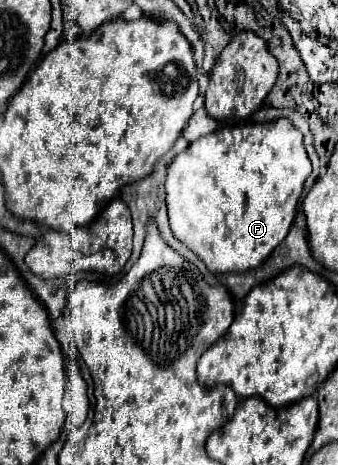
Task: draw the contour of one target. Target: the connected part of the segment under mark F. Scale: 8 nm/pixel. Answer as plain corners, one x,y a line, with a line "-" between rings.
289,118
273,122
245,124
235,128
219,128
209,136
201,136
179,152
167,168
167,212
173,236
185,244
207,266
209,272
247,272
261,266
291,230
303,182
311,174
311,162
303,146
303,134

